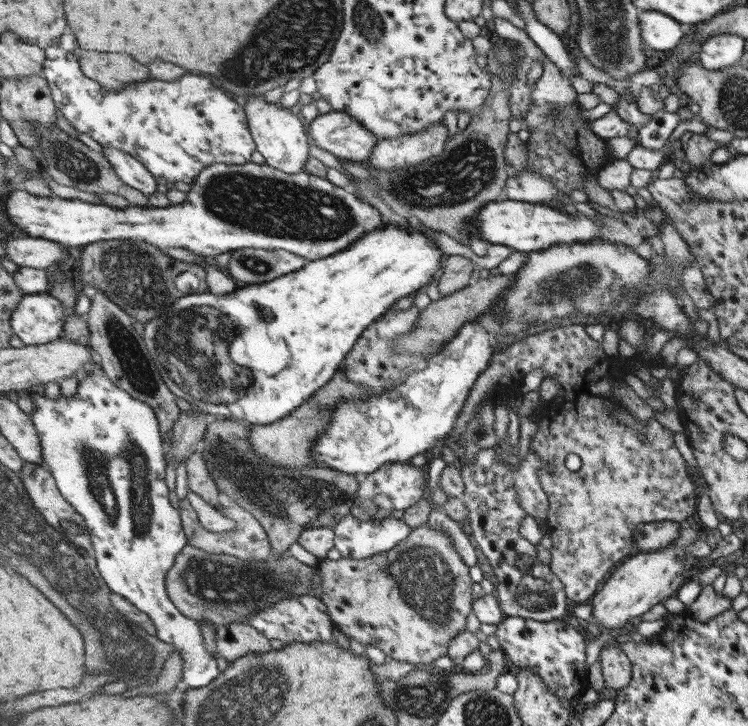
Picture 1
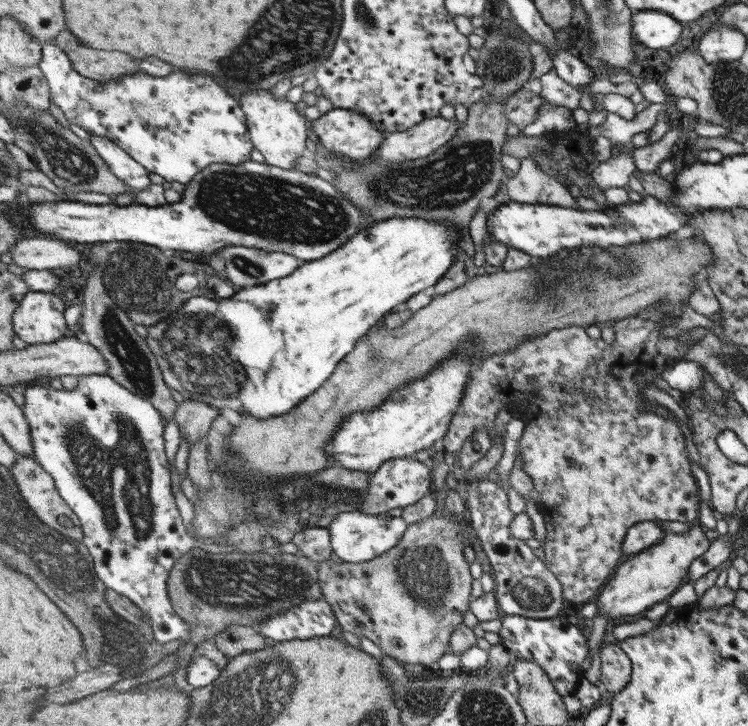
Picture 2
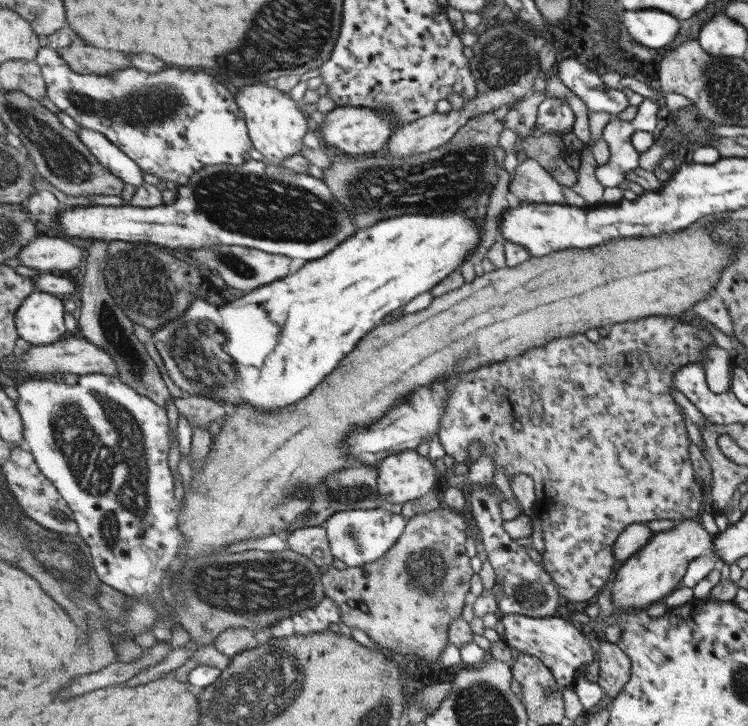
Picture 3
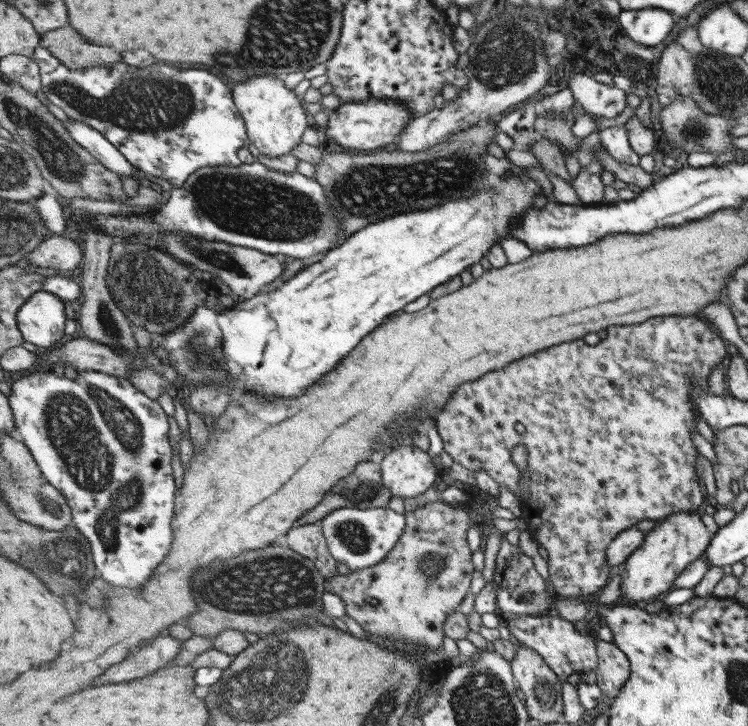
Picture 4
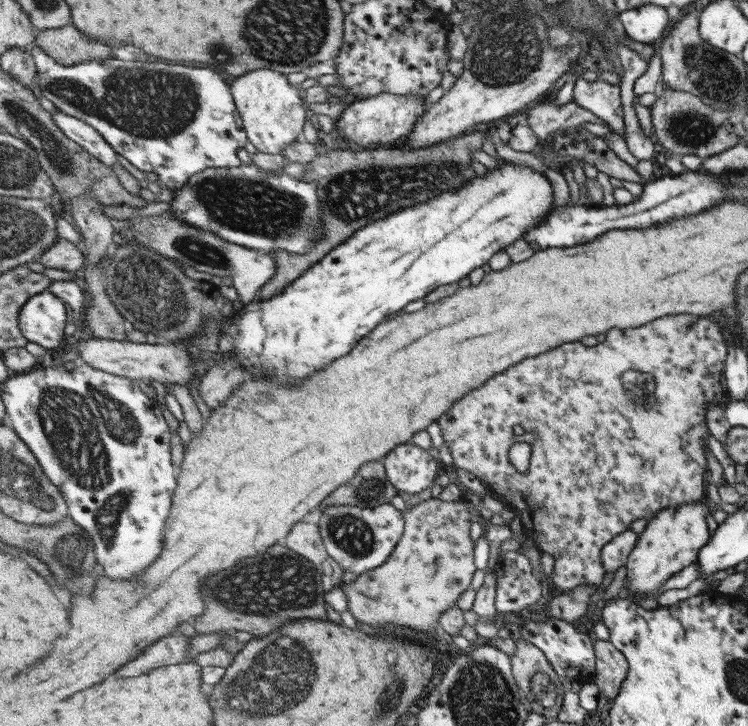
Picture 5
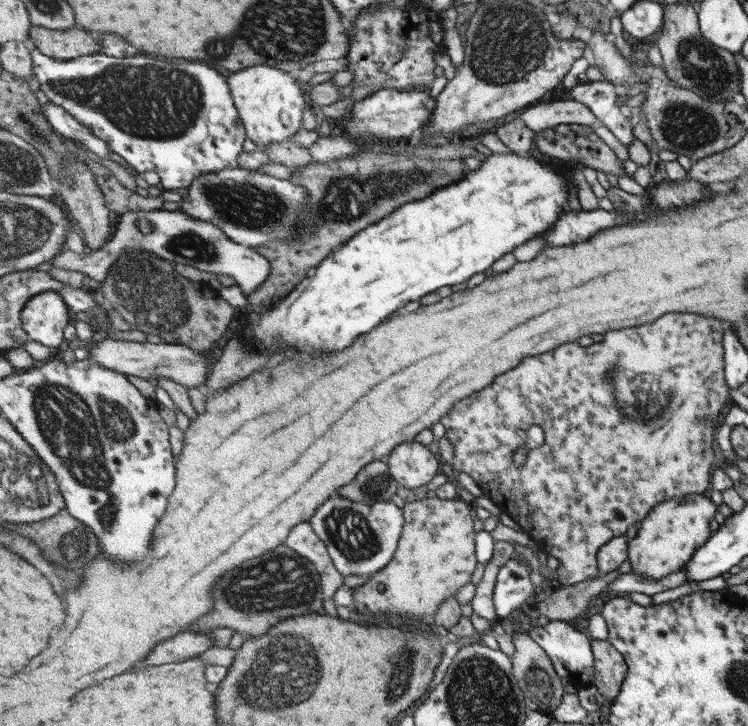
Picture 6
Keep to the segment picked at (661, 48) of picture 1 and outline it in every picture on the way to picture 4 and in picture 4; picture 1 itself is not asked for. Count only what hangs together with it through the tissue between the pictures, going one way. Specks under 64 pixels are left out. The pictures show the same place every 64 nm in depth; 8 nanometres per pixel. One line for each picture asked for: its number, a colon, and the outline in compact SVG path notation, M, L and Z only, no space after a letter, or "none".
2: M643 10L633 12L631 16L635 40L649 50L671 50L679 42L679 36L683 32L683 24L675 22L667 14L659 14L655 10Z
3: M659 10L623 12L623 26L635 44L649 50L663 50L677 38L679 32L679 22Z
4: M653 8L623 10L617 18L619 18L621 28L629 36L629 40L643 48L661 46L669 38L677 22L675 16L663 10L653 10Z

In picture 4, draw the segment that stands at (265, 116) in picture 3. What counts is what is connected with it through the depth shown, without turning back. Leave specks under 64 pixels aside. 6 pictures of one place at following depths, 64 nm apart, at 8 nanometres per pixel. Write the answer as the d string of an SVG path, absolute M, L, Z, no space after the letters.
M261 76L253 78L253 82L245 82L233 86L235 102L247 120L249 136L253 146L267 158L287 158L291 152L301 144L303 134L309 126L313 126L311 116L305 112L305 104L297 96L295 90L285 88L283 80L275 76Z

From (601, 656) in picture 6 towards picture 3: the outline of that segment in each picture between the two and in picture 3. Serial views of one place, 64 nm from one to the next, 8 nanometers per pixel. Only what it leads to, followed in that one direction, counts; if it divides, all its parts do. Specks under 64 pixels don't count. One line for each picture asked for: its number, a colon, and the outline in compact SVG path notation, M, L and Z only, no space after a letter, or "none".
3: M601 640L601 646L597 652L599 652L597 684L603 688L603 692L607 696L615 698L631 678L631 660L617 644L609 644L603 640Z
4: M599 640L595 642L595 650L597 650L597 668L595 668L597 682L595 684L601 688L601 692L609 700L613 700L631 674L629 660L613 642Z
5: M597 640L593 644L593 650L595 650L595 674L591 676L591 682L597 684L603 696L615 700L629 672L627 658L609 640L607 642Z

